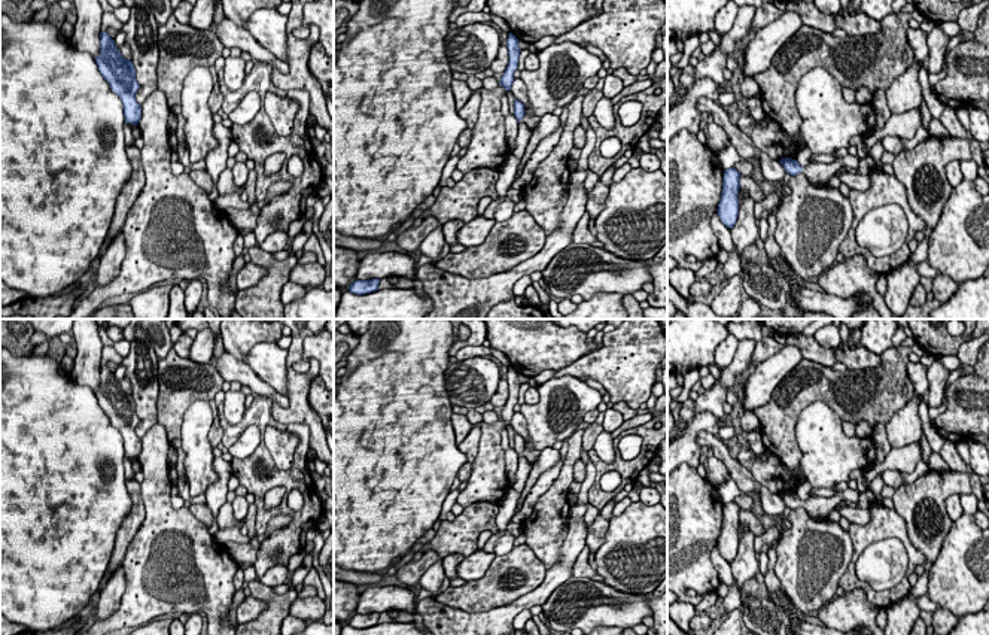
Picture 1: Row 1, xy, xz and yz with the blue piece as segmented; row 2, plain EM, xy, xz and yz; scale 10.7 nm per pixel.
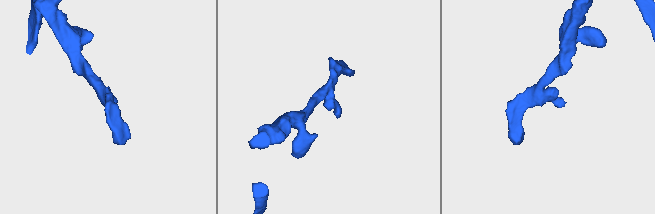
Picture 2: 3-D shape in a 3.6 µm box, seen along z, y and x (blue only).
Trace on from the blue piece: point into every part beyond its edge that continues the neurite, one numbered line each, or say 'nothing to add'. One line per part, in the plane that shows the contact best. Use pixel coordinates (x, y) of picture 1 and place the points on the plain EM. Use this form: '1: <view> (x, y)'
1: yz (818, 507)

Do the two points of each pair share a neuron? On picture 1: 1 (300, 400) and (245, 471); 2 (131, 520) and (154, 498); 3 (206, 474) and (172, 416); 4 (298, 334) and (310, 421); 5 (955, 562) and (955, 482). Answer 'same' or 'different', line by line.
1: different
2: different
3: different
4: same
5: different

